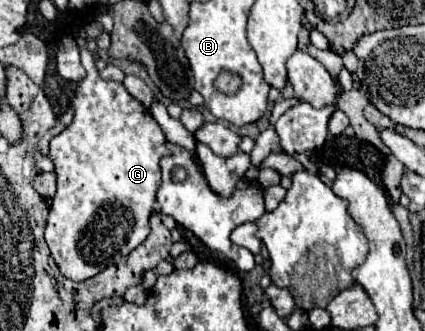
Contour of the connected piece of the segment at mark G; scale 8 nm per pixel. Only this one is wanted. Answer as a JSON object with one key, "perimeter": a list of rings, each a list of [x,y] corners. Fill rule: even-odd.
{"perimeter":[[[84,29],[76,33],[76,43],[88,75],[78,83],[76,95],[72,99],[74,121],[50,141],[50,157],[58,173],[58,191],[50,205],[46,243],[64,277],[72,281],[86,281],[104,267],[124,259],[148,237],[148,217],[154,211],[156,191],[160,185],[158,161],[166,156],[166,137],[150,111],[140,101],[136,101],[122,83],[104,81],[98,75],[96,57],[86,47]]]}

